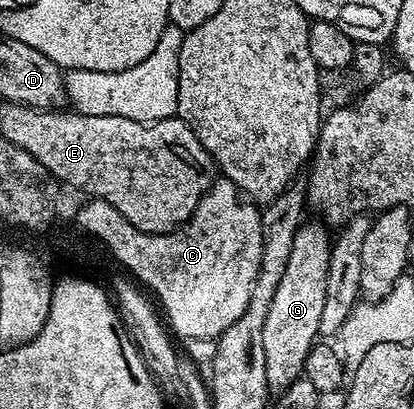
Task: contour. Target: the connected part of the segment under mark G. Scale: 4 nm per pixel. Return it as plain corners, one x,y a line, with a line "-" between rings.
315,222
301,223
298,233
294,233
294,245
290,248
286,270
282,272
282,281
278,281
274,301
270,301
266,322
262,325
266,381
268,390
272,393
284,391
294,385
294,381
301,379
306,357
320,335
322,308
326,302
326,269
330,269
332,239
328,235
329,228
323,222

